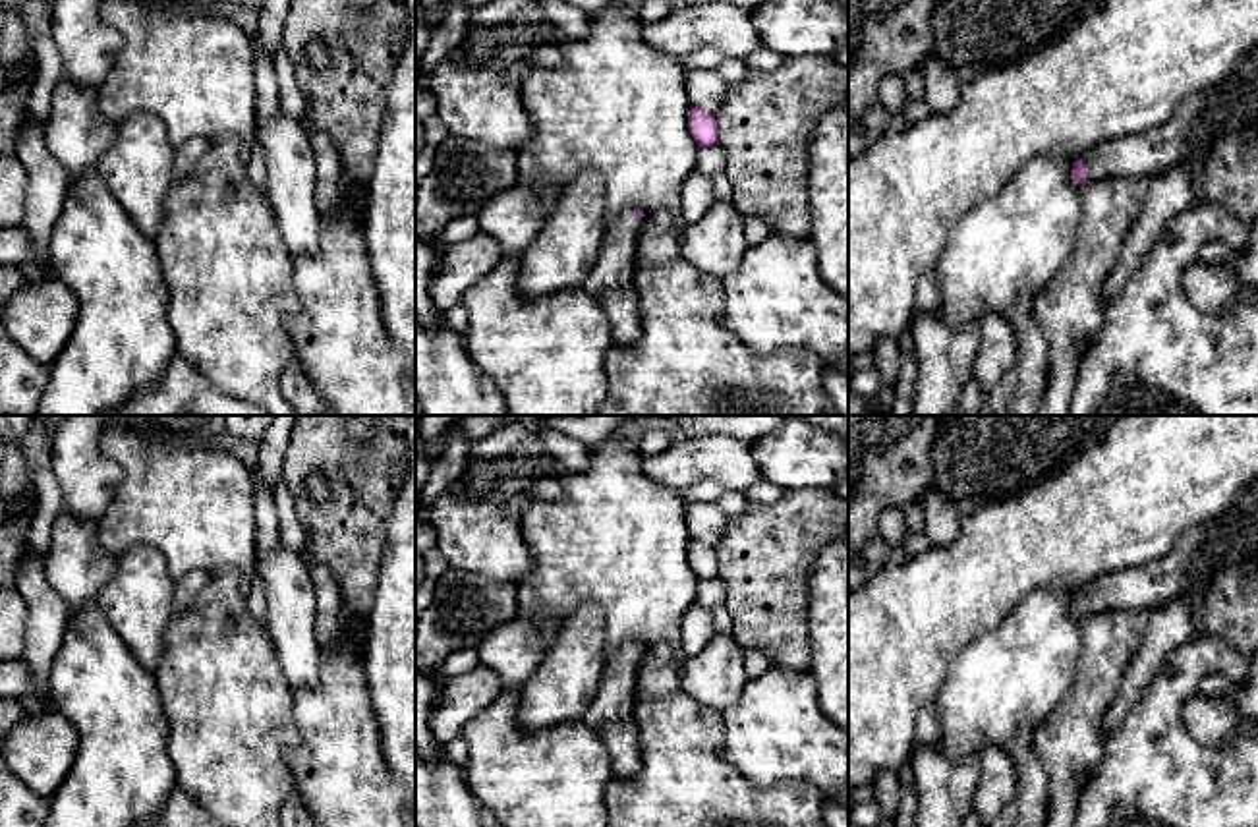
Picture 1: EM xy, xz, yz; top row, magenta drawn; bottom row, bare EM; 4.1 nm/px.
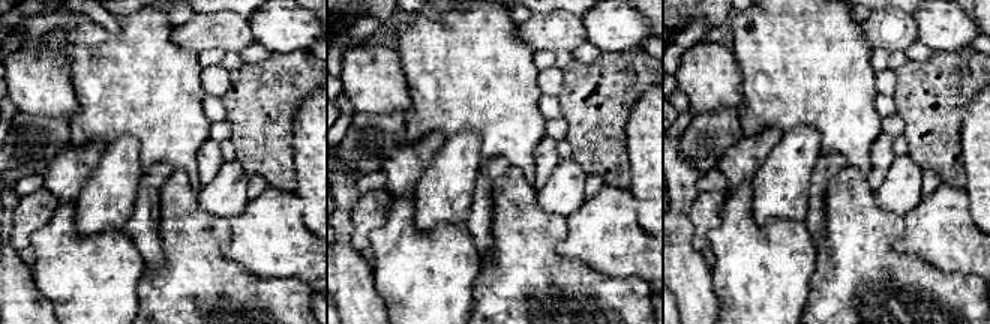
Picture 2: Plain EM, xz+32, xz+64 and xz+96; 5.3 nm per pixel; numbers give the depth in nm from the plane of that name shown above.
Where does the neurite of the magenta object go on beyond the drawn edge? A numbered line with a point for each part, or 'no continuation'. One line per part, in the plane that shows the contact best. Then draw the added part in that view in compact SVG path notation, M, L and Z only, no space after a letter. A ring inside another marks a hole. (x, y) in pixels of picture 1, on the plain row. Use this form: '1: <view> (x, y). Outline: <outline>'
1: yz (1156, 582). Outline: M1206 524L1179 537L1159 560L1100 574L1082 584L1086 614L1107 609L1146 609L1169 601L1187 585L1188 560L1206 545Z

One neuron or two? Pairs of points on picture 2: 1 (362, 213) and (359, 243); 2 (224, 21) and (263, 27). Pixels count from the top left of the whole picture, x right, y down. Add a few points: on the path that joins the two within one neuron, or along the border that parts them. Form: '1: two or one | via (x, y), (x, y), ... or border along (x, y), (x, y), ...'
1: one | via (362, 221), (360, 236)
2: two | border along (246, 17), (255, 42)

